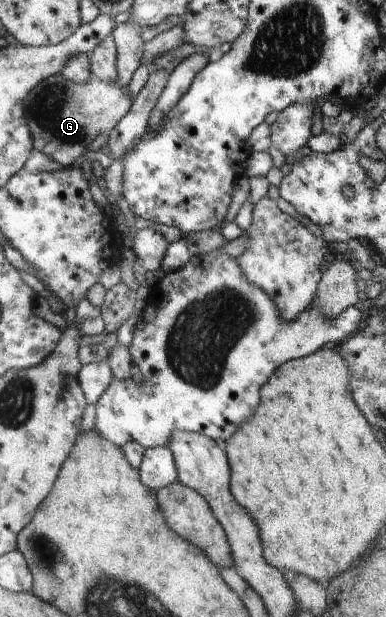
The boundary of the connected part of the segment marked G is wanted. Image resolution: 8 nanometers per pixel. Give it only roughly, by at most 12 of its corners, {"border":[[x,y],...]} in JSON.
{"border":[[46,77],[24,99],[34,147],[64,168],[134,107],[129,87]]}

